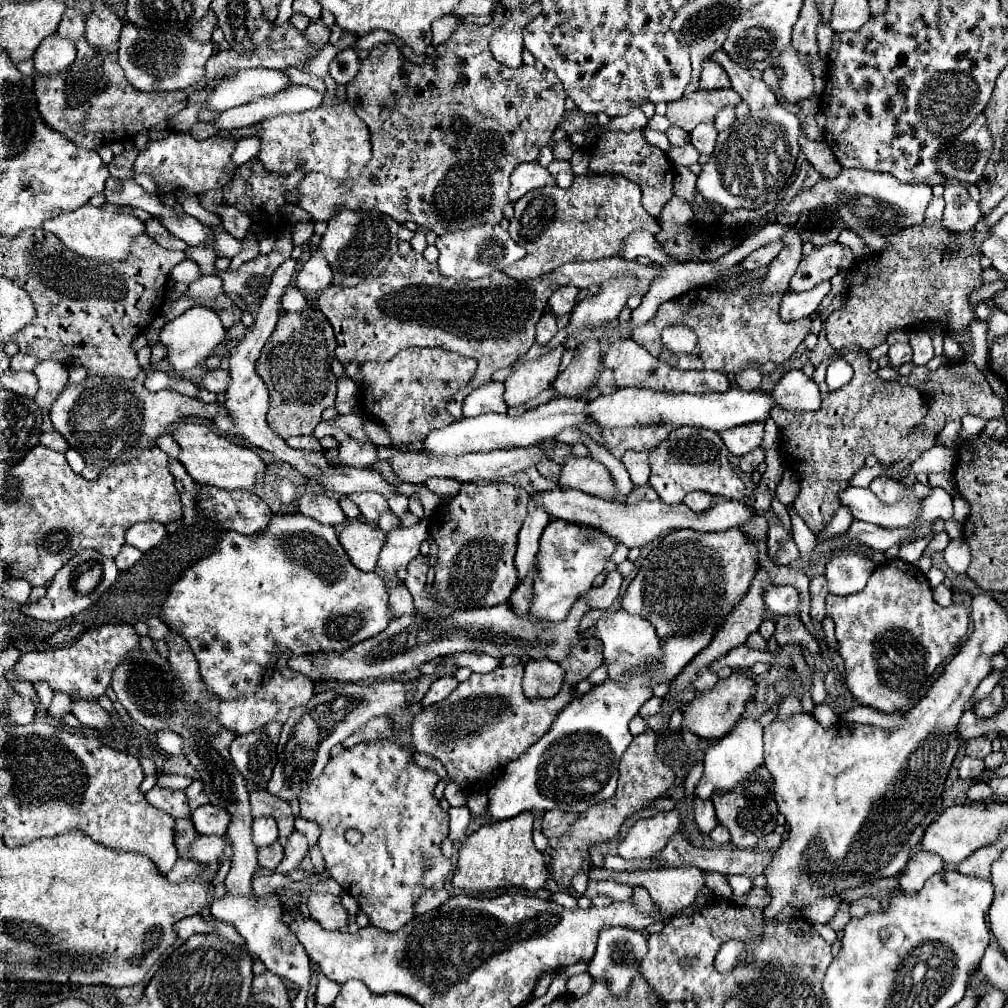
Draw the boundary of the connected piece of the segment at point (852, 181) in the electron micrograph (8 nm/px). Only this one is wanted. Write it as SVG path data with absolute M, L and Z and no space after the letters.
M846 169L834 179L820 179L814 187L800 191L794 201L788 205L788 215L802 215L816 209L836 209L842 217L844 229L852 229L858 235L862 233L878 233L886 237L886 225L892 229L906 229L912 225L920 225L924 221L924 211L932 201L932 187L926 183L910 185L900 183L888 173L876 173L868 169Z

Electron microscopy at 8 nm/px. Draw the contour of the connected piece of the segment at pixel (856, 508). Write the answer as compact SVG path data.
M848 487L840 491L840 503L850 509L854 519L868 521L880 527L908 527L920 515L920 501L900 501L886 505L872 495L870 489Z

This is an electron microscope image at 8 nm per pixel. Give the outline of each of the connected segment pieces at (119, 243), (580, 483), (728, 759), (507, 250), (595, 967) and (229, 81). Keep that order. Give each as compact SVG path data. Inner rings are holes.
M90 203L82 205L76 211L62 213L42 225L44 231L54 233L70 251L96 259L96 261L122 261L130 255L134 237L144 233L144 223L126 211L104 211L102 207L92 207Z
M570 457L562 467L560 487L576 487L602 499L616 497L616 483L610 471L590 457Z
M744 717L738 725L722 737L716 745L712 745L704 755L704 775L696 785L696 793L700 799L708 799L716 789L734 789L744 777L748 777L756 767L764 763L764 747L762 747L762 727L758 719Z
M488 223L470 227L466 231L452 231L452 233L440 235L436 241L436 247L440 251L440 257L438 257L440 273L446 277L454 277L454 279L486 277L492 271L504 269L526 255L524 247L520 247L518 243L510 239L508 229L504 229L502 225L488 225Z
M610 927L610 929L600 931L596 953L592 957L592 963L590 963L588 971L594 979L606 981L612 995L622 997L622 995L628 993L628 987L630 987L634 975L638 973L640 961L644 959L646 953L648 953L648 941L640 931L628 929L628 927Z
M242 69L236 77L224 77L208 95L206 105L216 111L256 101L266 95L276 95L290 85L290 77L280 69Z

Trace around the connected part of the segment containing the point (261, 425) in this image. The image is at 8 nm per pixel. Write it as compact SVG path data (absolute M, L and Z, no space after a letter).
M286 259L272 275L272 283L260 303L260 311L258 311L258 317L254 321L254 329L240 341L232 347L232 353L230 353L230 387L226 391L226 407L232 415L232 421L234 421L234 427L242 433L242 437L246 441L250 441L254 447L260 447L260 449L266 449L270 451L276 459L282 459L286 463L290 463L296 471L300 471L306 479L312 479L316 481L316 475L320 475L320 471L328 471L328 467L334 467L326 457L324 453L314 453L314 451L298 451L298 449L292 449L286 445L284 439L280 439L276 433L270 431L268 423L266 423L266 409L268 409L268 389L264 385L264 381L256 375L256 359L260 357L260 349L264 347L264 343L268 341L268 337L272 335L274 327L276 327L276 319L278 319L278 305L280 305L280 297L284 295L284 289L288 287L290 279L292 279L292 273L296 271L298 267L298 261L296 259Z

